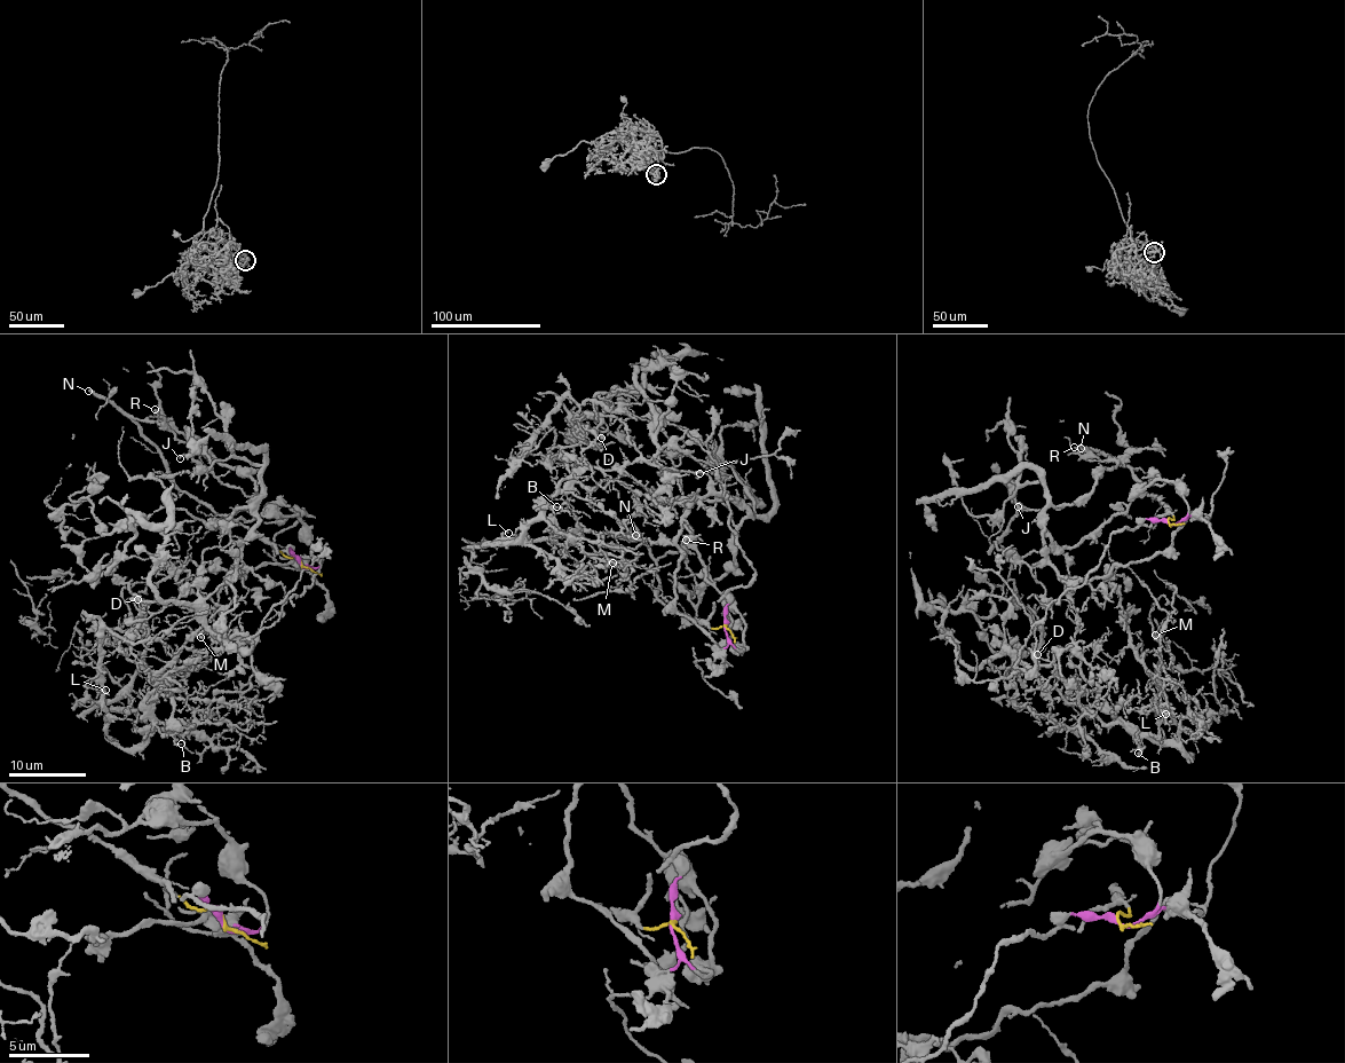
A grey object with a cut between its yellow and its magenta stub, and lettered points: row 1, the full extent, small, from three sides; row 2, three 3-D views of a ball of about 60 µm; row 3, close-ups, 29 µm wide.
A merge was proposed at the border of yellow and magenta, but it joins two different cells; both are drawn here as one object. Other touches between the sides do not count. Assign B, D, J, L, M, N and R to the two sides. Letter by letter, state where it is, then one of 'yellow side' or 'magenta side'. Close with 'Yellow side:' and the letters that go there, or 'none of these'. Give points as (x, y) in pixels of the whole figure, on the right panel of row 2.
B: (1138, 753) | magenta side
D: (1037, 654) | magenta side
J: (1018, 506) | magenta side
L: (1165, 714) | magenta side
M: (1155, 635) | magenta side
N: (1081, 448) | yellow side
R: (1074, 447) | yellow side
Yellow side: N, R

